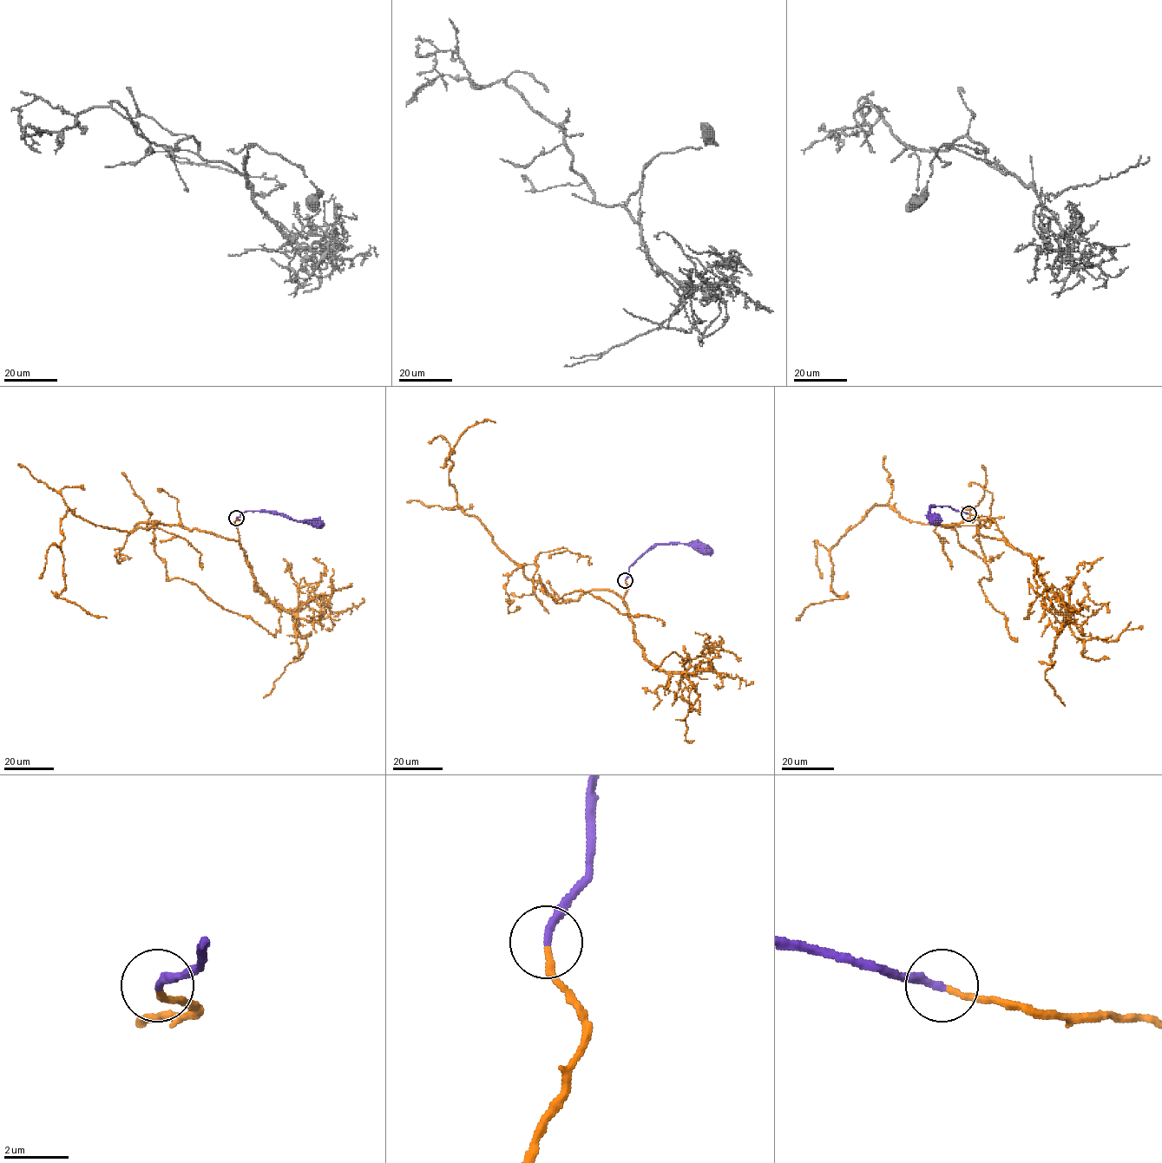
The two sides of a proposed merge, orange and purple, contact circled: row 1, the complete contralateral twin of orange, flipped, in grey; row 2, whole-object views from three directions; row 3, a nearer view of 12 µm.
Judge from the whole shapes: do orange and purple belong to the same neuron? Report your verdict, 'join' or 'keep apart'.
join

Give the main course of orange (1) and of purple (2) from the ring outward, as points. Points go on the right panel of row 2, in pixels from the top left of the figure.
1: (968, 513), (1006, 541), (979, 532), (992, 521), (944, 528), (874, 506), (830, 551), (842, 598), (799, 620)
2: (968, 513), (949, 506), (930, 506), (929, 516), (935, 517)

